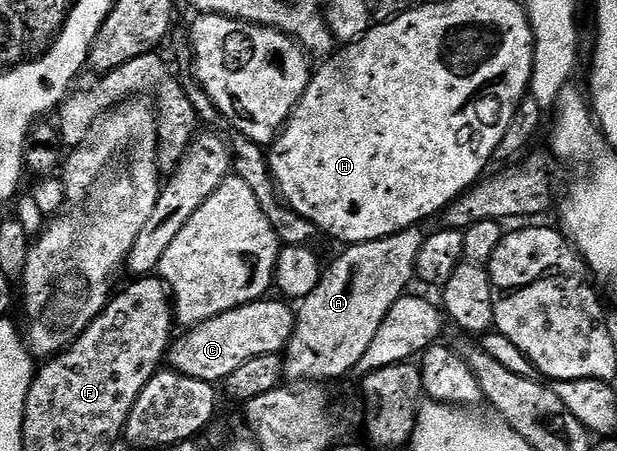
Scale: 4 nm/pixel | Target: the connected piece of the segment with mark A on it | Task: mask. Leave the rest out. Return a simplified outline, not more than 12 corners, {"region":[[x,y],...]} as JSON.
{"region":[[426,232],[354,243],[296,308],[286,380],[356,368]]}

